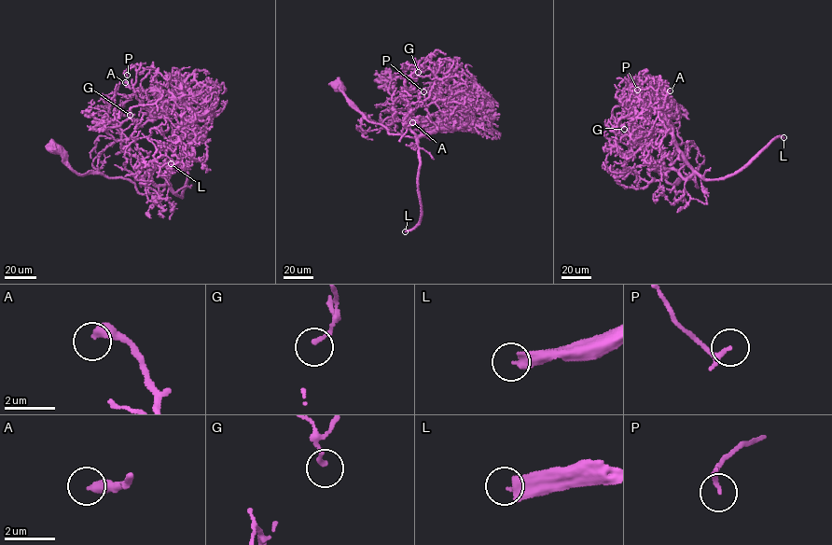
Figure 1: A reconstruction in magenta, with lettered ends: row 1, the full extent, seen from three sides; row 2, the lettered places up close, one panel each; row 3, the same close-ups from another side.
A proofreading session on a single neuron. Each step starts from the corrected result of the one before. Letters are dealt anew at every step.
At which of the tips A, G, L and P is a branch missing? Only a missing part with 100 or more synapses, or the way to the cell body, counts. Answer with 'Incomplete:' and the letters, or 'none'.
Incomplete: L

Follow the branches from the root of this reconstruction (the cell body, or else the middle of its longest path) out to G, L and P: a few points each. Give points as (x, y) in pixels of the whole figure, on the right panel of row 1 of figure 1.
G: (657, 168), (671, 184), (690, 176), (698, 187), (674, 137), (656, 131), (632, 99), (612, 110), (624, 129)
L: (657, 168), (671, 184), (690, 176), (698, 188), (695, 174), (711, 179), (735, 174), (769, 143), (783, 137)
P: (657, 168), (671, 184), (690, 176), (698, 187), (662, 113), (668, 117), (642, 107), (626, 82), (637, 90)

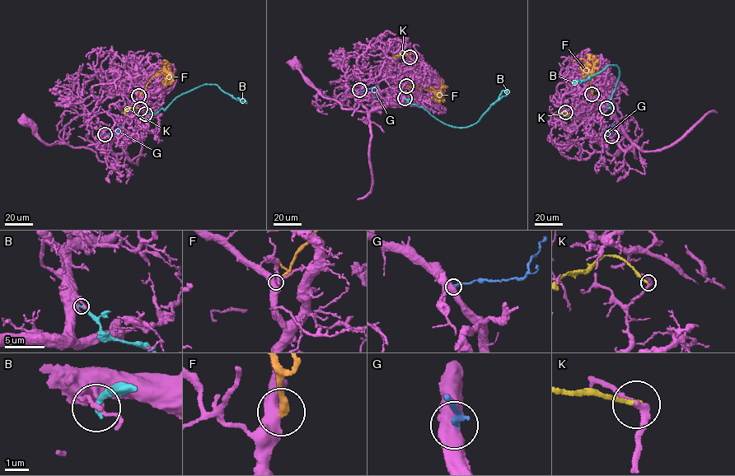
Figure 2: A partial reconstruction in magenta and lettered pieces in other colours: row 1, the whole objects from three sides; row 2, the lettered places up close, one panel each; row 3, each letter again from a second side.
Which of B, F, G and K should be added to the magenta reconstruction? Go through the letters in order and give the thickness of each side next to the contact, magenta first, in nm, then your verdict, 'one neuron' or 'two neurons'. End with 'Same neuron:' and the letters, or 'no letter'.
B: 200 nm thick on the magenta side, 240 nm on the other; two neurons
F: 500 nm thick on the magenta side, 320 nm on the other; two neurons
G: 550 nm thick on the magenta side, 280 nm on the other; two neurons
K: 280 nm thick on the magenta side, 190 nm on the other; two neurons
Same neuron: no letter

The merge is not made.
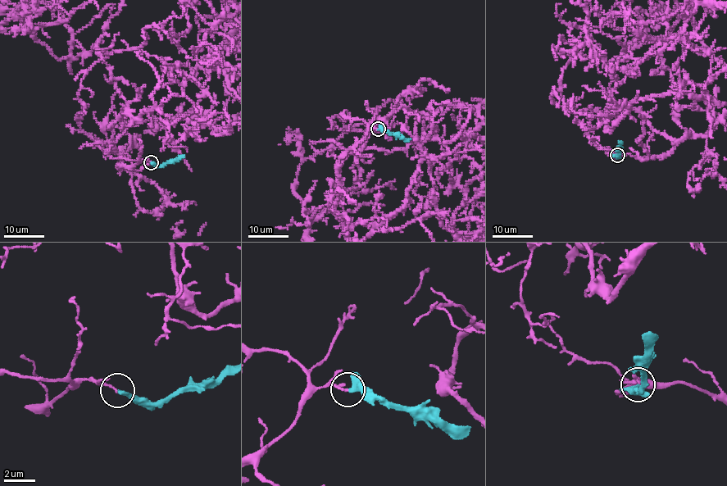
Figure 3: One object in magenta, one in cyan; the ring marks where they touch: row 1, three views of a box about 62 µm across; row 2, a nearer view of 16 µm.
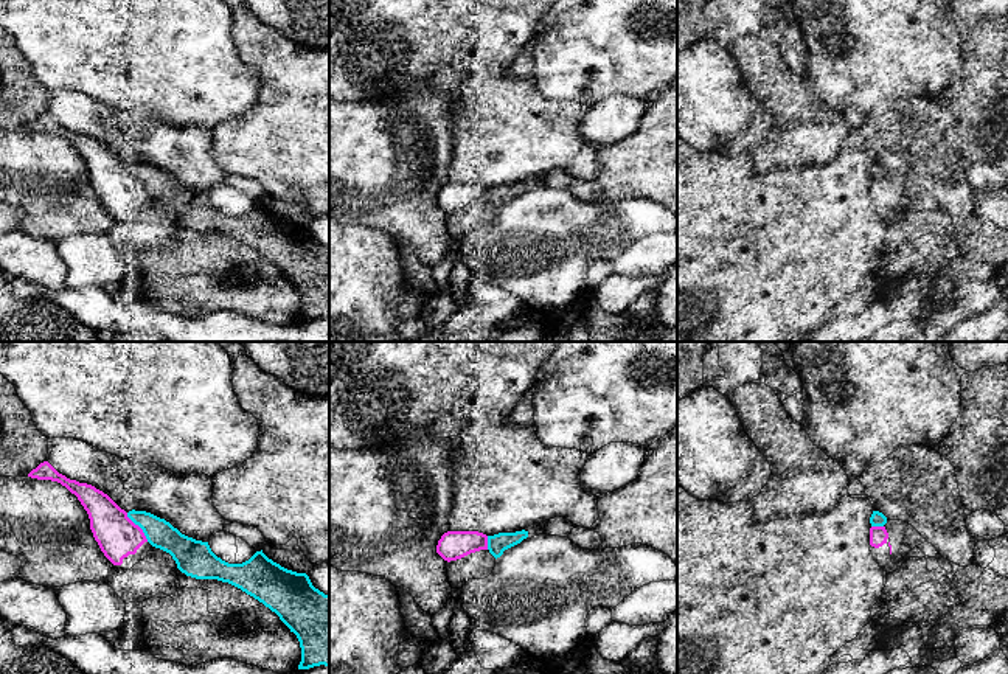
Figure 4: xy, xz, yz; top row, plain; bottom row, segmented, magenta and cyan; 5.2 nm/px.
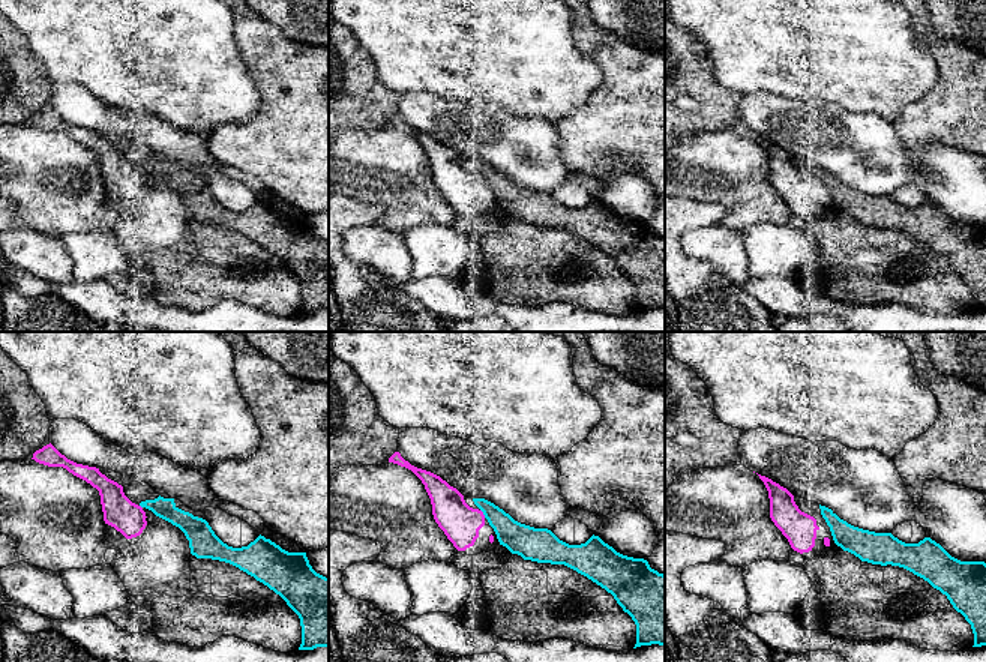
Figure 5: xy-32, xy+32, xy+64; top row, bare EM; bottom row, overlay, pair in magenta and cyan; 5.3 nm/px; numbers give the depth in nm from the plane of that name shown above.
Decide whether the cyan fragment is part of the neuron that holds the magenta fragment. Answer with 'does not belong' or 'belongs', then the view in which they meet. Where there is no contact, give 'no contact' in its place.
does not belong; meets magenta in xy

